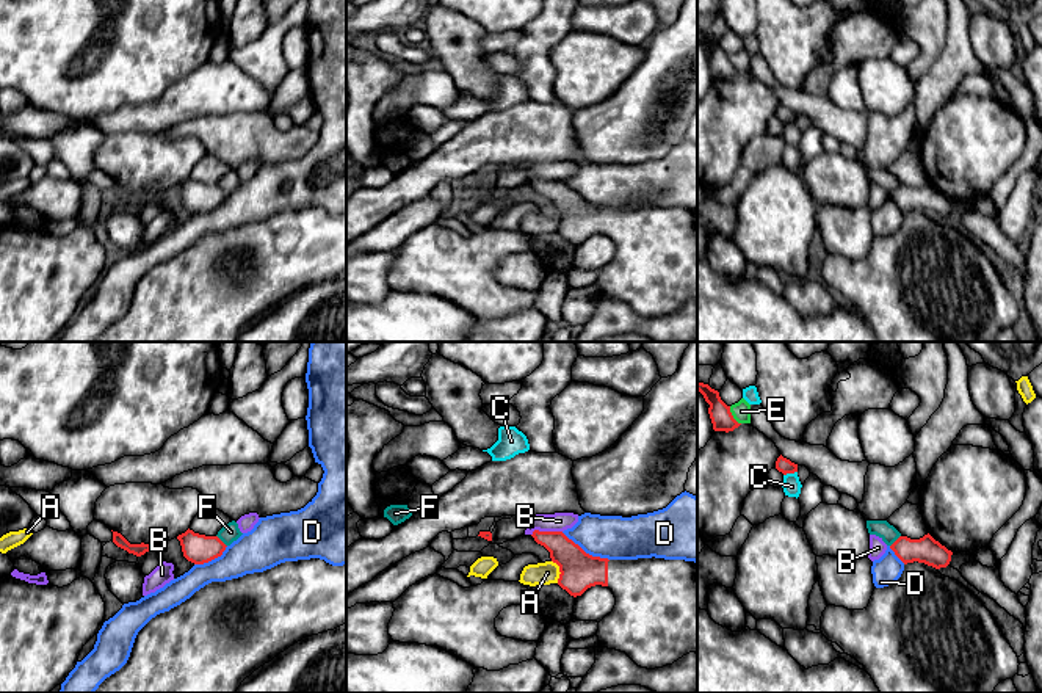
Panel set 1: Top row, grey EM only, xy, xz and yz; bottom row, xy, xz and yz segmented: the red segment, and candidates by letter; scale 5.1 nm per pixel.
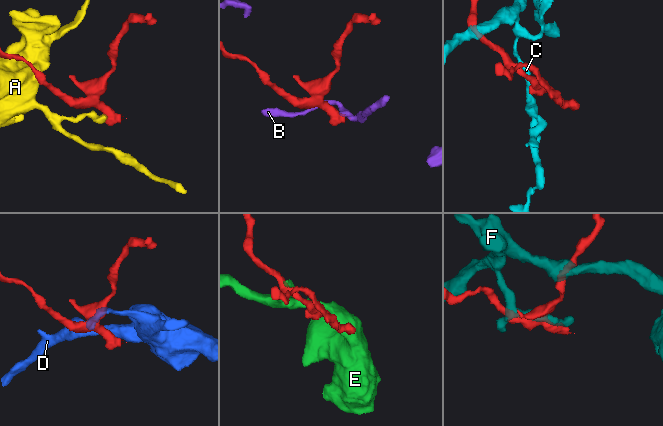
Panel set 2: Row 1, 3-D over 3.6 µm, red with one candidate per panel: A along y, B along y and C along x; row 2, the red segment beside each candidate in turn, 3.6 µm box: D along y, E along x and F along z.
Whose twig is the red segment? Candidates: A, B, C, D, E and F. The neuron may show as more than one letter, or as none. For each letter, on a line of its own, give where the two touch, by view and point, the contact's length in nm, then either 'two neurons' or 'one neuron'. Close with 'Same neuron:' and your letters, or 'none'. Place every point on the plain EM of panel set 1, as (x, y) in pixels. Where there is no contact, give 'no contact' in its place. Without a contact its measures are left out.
A: xz (560, 220) | 120 nm | two neurons
B: xz (546, 181) | 160 nm | two neurons
C: yz (790, 121) | 80 nm | two neurons
D: xz (583, 199) | 280 nm | two neurons
E: yz (732, 65) | 110 nm | two neurons
F: xy (221, 190) | 80 nm | two neurons
Same neuron: none

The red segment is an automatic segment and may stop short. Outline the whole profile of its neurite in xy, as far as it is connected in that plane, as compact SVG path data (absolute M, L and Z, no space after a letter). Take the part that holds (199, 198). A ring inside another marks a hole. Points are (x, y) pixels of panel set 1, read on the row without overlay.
M190 177L179 183L177 188L183 205L194 213L204 213L221 205L227 196L218 185L199 183Z

